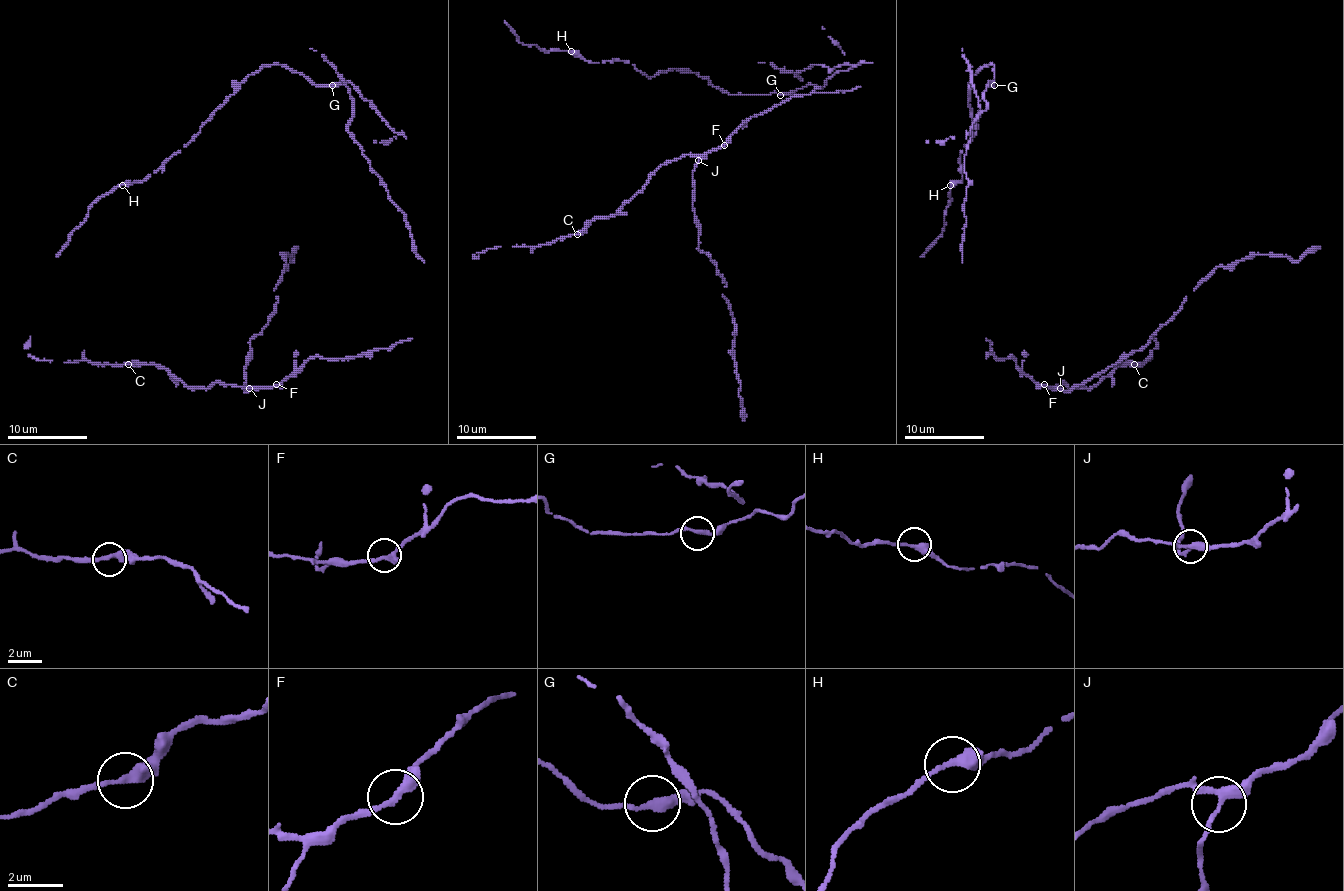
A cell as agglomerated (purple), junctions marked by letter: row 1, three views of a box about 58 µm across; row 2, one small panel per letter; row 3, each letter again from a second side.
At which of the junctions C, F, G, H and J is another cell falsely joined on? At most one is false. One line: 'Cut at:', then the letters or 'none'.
Cut at: none

